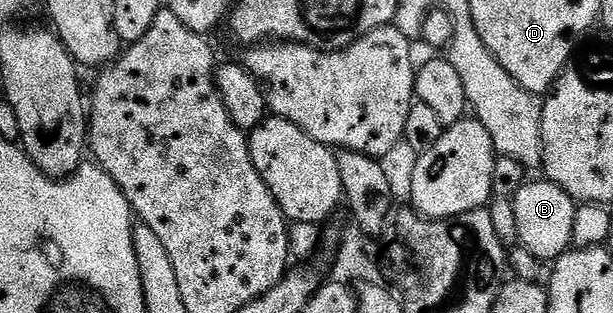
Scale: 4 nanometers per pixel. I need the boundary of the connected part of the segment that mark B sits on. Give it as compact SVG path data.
M547 181L525 182L511 196L511 201L514 205L514 221L518 227L519 246L534 253L536 259L555 261L573 246L572 233L578 204L558 185Z

